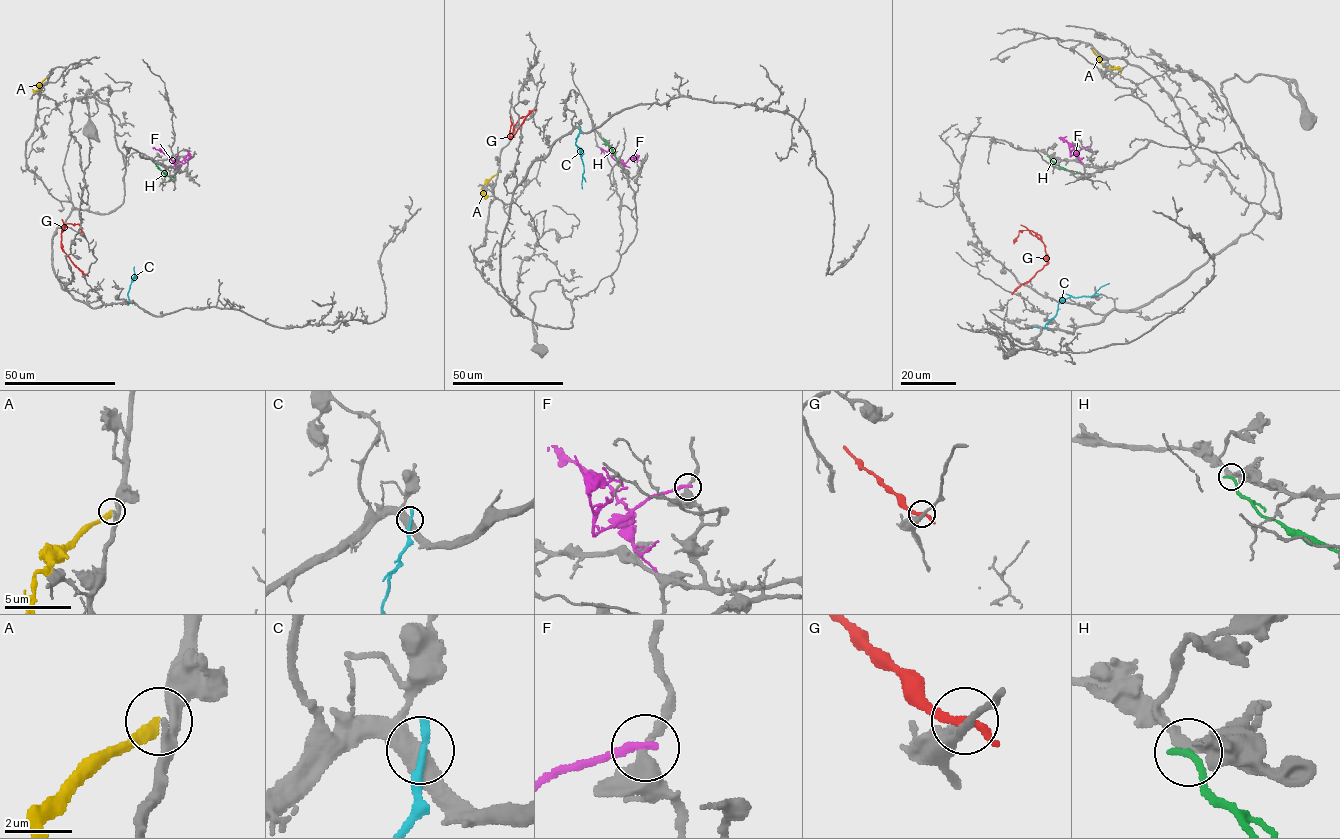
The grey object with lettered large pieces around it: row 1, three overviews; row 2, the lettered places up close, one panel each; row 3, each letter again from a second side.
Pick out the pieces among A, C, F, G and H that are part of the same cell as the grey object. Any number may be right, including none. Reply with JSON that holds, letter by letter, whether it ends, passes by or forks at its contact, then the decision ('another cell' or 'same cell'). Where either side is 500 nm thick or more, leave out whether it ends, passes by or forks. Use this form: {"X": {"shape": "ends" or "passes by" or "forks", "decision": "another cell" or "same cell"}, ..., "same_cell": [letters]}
{"A": {"shape": "ends", "decision": "another cell"}, "C": {"decision": "another cell"}, "F": {"shape": "ends", "decision": "another cell"}, "G": {"shape": "passes by", "decision": "another cell"}, "H": {"shape": "ends", "decision": "another cell"}, "same_cell": []}

